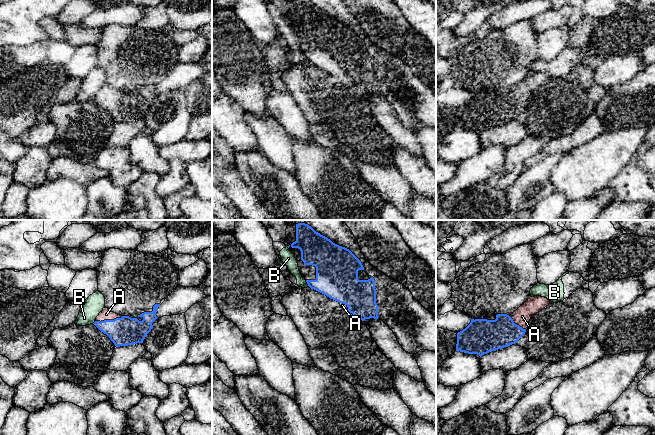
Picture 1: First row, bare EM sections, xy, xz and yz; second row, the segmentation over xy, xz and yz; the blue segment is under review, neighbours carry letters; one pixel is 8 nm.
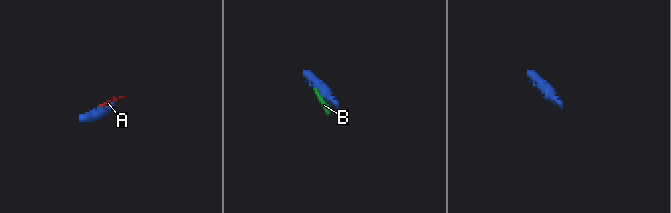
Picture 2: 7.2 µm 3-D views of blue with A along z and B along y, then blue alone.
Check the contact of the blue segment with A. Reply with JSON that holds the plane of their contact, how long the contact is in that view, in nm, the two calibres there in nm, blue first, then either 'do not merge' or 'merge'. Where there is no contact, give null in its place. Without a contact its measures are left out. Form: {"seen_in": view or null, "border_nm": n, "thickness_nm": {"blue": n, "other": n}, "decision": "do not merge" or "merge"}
{"seen_in": "xy", "border_nm": 220, "thickness_nm": {"blue": 240, "other": 90}, "decision": "merge"}

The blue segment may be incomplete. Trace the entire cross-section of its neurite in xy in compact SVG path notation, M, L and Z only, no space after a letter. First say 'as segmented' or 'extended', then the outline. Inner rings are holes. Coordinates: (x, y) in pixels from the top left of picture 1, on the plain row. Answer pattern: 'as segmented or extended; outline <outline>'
extended; outline M155 80L152 88L138 91L143 94L142 97L118 91L105 83L93 100L106 110L116 123L143 119L146 111L153 104L152 99L158 94L156 88L159 82L160 80Z

